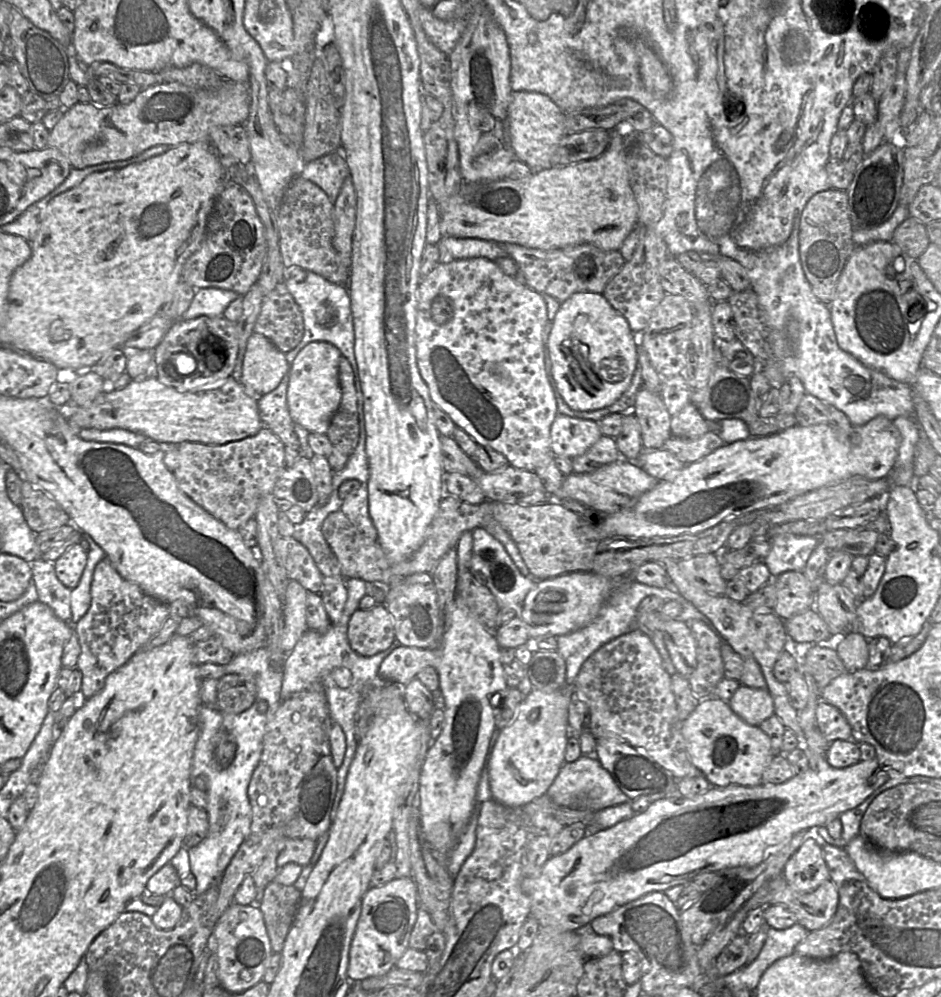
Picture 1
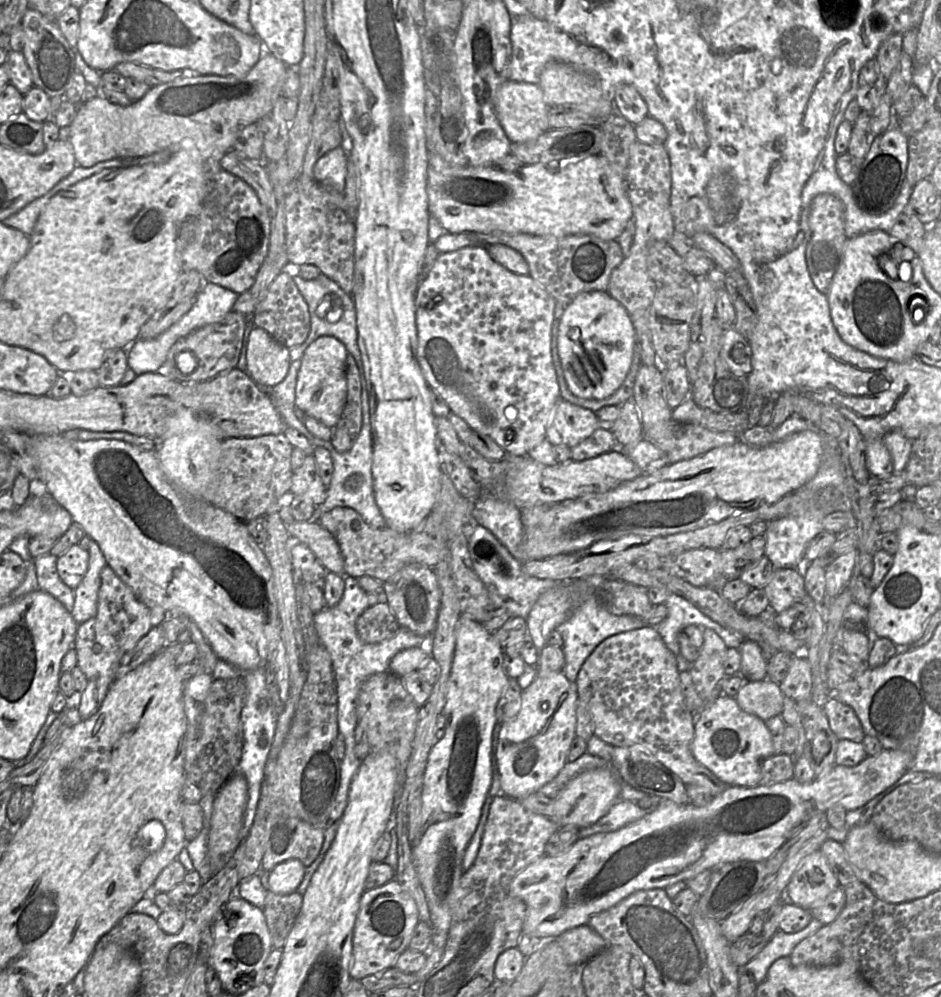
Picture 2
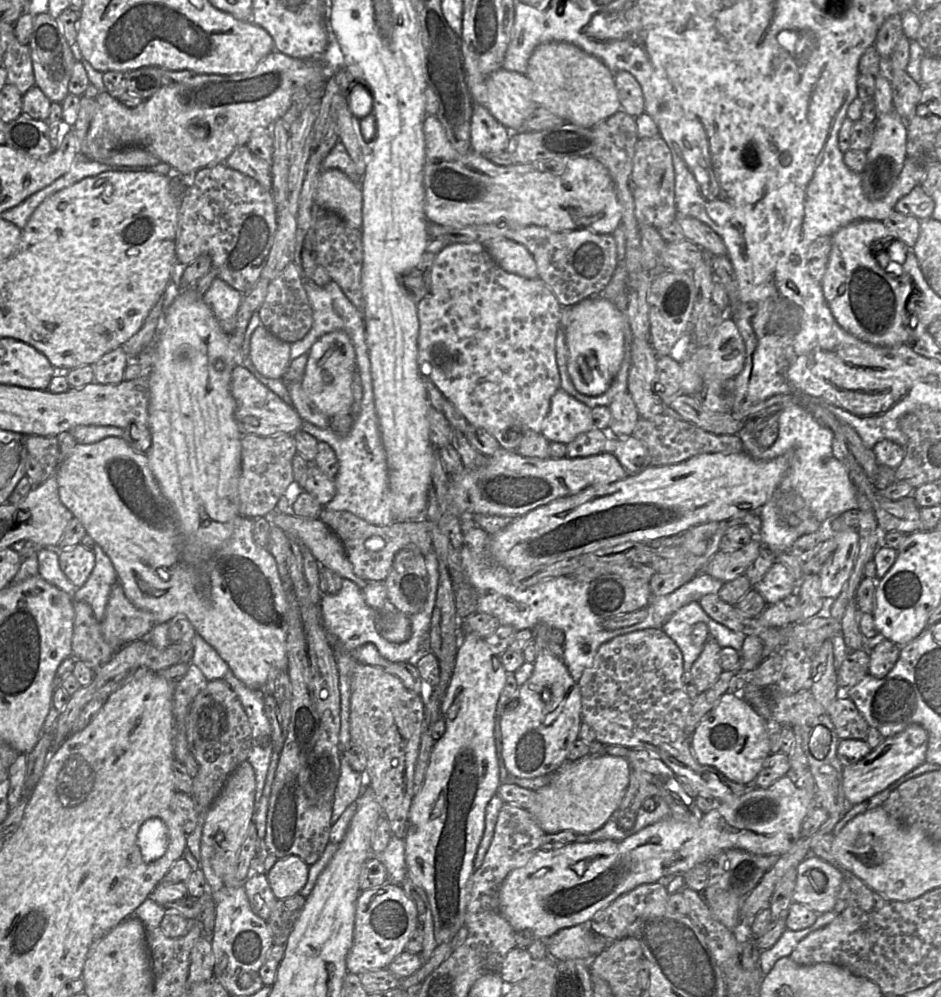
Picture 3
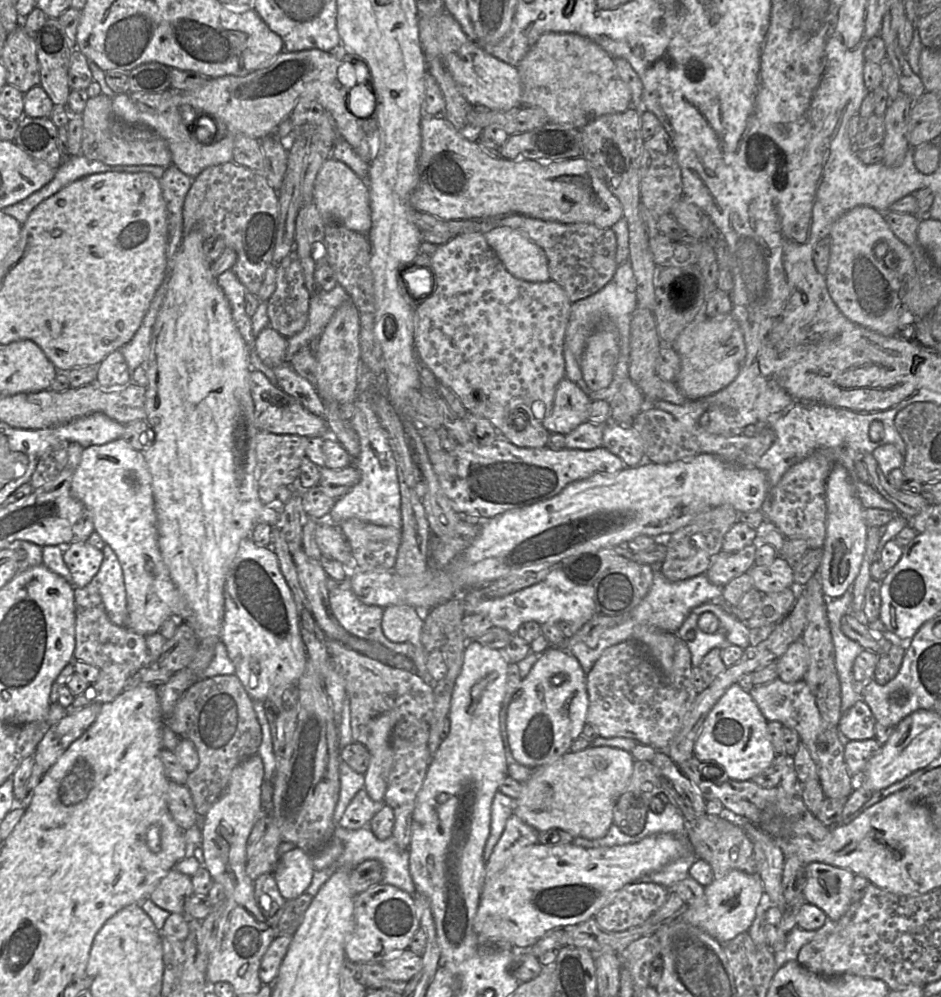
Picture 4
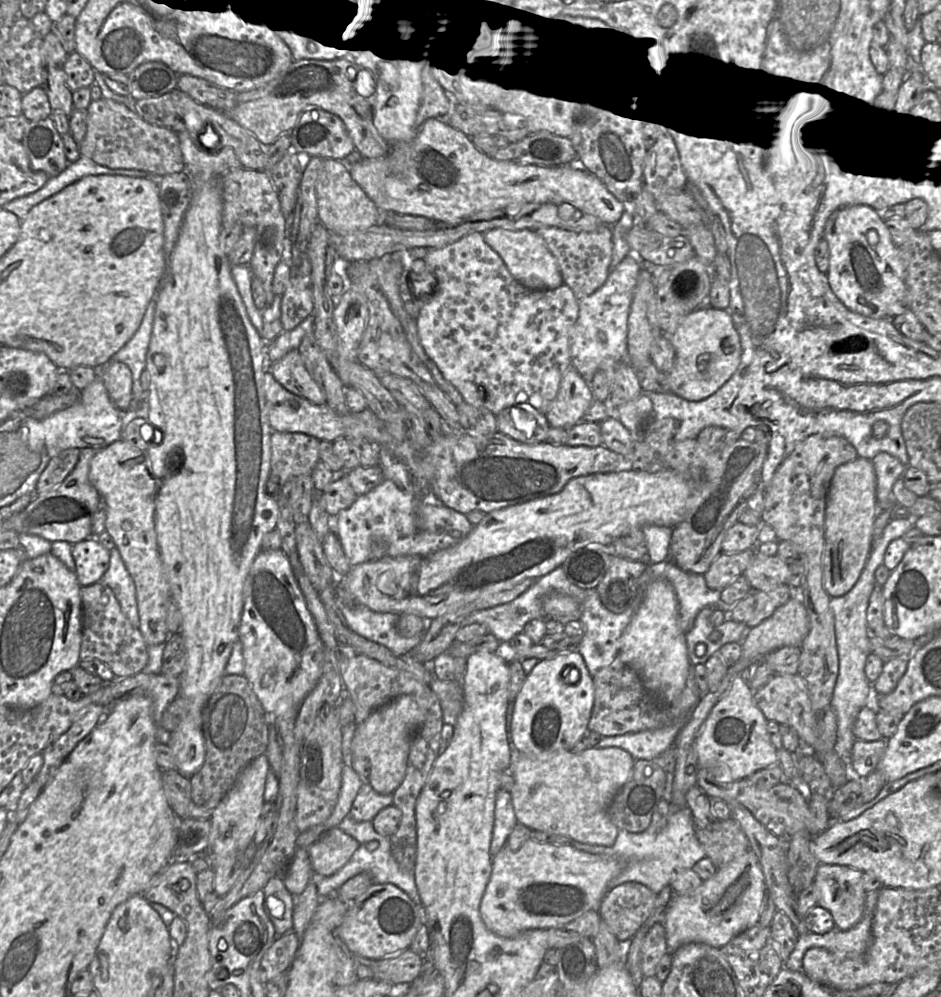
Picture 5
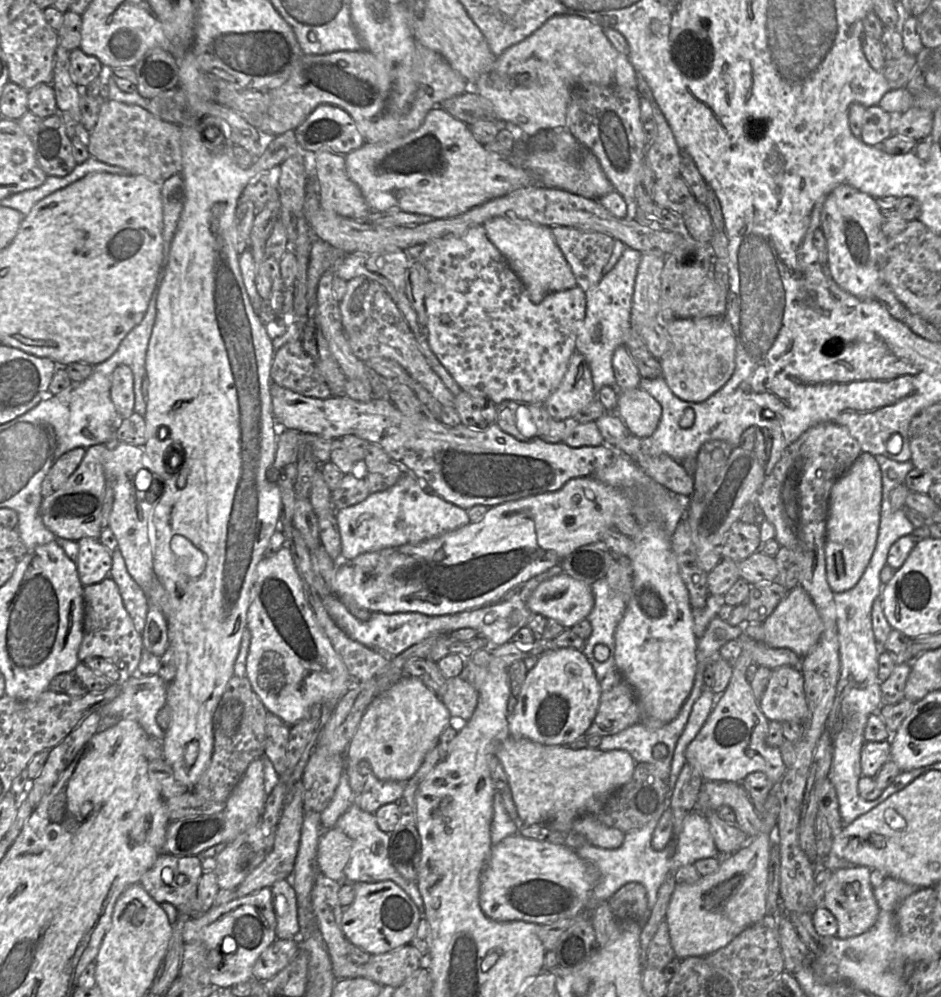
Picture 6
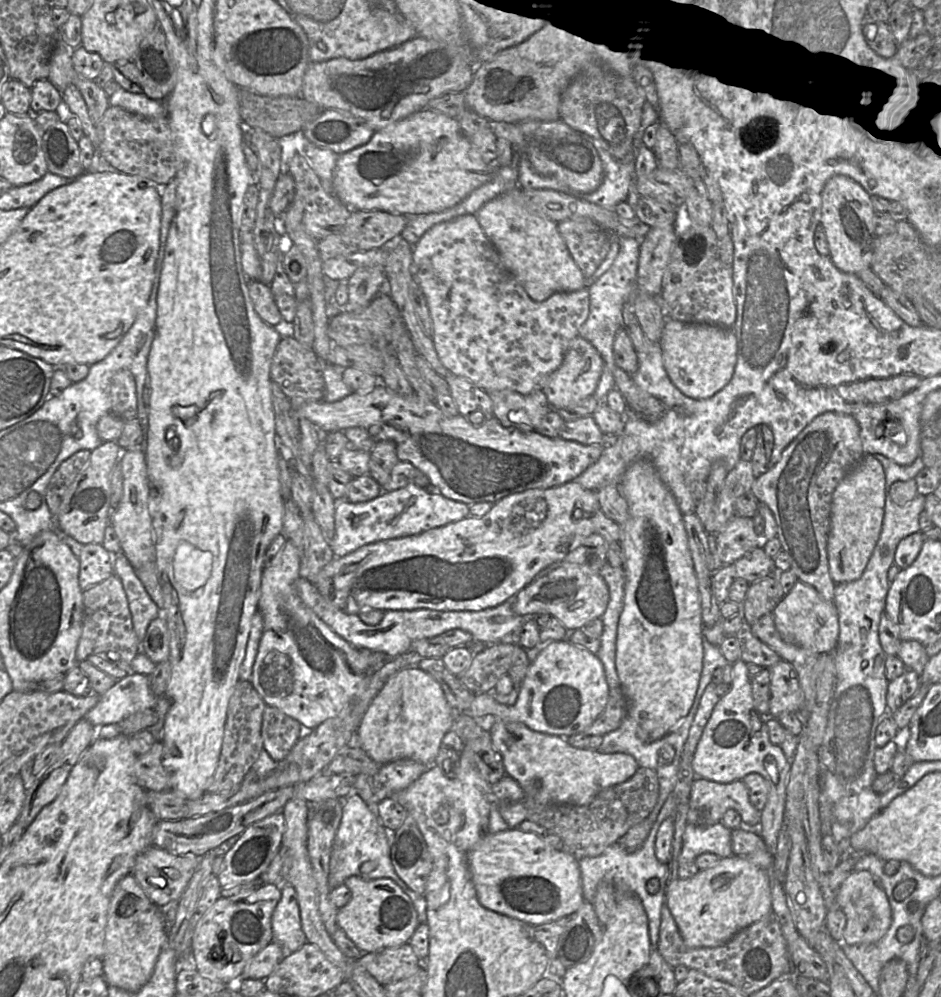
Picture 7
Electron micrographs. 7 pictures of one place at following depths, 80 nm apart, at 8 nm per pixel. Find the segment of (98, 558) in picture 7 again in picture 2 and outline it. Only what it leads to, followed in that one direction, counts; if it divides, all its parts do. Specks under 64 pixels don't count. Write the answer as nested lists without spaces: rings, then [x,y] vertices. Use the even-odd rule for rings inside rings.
[[[75,544],[57,557],[56,567],[60,579],[74,590],[82,581],[88,564],[88,551]]]

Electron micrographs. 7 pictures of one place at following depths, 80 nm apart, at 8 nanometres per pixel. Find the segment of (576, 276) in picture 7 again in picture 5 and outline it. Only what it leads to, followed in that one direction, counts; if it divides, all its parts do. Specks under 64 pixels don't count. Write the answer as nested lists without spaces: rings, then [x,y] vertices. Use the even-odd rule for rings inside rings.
[[[497,227],[487,230],[484,238],[502,258],[511,275],[531,290],[555,289],[564,284],[555,256],[543,237],[534,229],[510,230]]]

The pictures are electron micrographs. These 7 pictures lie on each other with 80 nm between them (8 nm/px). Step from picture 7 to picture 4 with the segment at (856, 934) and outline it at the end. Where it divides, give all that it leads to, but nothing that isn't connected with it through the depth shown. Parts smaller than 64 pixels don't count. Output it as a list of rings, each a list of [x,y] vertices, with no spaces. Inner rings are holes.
[[[811,862],[806,865],[805,870],[806,883],[802,892],[805,901],[819,907],[834,921],[842,918],[852,904],[851,888],[855,874],[848,869],[822,862]]]

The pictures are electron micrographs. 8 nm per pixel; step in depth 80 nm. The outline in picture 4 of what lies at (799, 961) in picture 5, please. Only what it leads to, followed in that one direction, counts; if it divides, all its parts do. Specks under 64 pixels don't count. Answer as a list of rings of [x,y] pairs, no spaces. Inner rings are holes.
[[[828,918],[824,925],[817,930],[805,930],[799,927],[793,928],[787,933],[784,949],[775,952],[774,957],[776,967],[780,968],[788,961],[796,961],[802,946],[812,940],[824,938],[825,936],[835,932],[836,925],[836,921]]]

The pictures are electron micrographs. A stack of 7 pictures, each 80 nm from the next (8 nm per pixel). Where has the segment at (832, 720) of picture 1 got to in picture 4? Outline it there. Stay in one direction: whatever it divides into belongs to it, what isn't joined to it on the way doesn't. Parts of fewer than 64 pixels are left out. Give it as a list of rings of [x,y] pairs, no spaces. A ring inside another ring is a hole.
[[[862,700],[843,712],[838,731],[848,740],[868,740],[875,737],[876,720],[869,706]]]

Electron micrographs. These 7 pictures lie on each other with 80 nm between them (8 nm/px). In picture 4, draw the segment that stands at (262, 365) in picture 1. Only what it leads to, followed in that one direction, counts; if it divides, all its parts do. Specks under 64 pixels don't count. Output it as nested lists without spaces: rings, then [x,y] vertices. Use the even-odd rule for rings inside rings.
[[[266,327],[255,336],[253,350],[264,365],[274,369],[285,361],[287,338]]]

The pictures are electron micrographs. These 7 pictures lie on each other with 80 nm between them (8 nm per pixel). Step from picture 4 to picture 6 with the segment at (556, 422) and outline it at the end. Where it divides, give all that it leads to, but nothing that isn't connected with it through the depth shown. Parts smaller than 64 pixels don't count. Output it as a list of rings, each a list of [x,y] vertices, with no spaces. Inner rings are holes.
[[[575,350],[561,383],[545,402],[546,410],[554,420],[572,421],[594,399],[590,368],[584,357]]]

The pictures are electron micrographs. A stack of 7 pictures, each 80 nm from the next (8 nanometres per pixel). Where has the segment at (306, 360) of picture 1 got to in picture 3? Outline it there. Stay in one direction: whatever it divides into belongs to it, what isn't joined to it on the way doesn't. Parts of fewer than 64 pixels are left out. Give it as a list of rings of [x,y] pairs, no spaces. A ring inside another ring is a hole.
[[[337,330],[323,335],[312,345],[300,383],[316,407],[329,418],[333,418],[337,414],[347,414],[350,411],[355,371],[356,354],[352,341],[346,332]]]

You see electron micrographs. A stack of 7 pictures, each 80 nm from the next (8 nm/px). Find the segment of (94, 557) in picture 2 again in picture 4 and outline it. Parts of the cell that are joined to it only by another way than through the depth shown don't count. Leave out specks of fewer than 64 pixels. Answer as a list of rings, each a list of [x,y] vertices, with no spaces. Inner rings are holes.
[[[105,545],[101,550],[103,552],[103,561],[99,571],[91,580],[90,585],[93,585],[100,594],[109,619],[115,625],[128,627],[126,591],[121,565],[117,555],[108,545]]]

